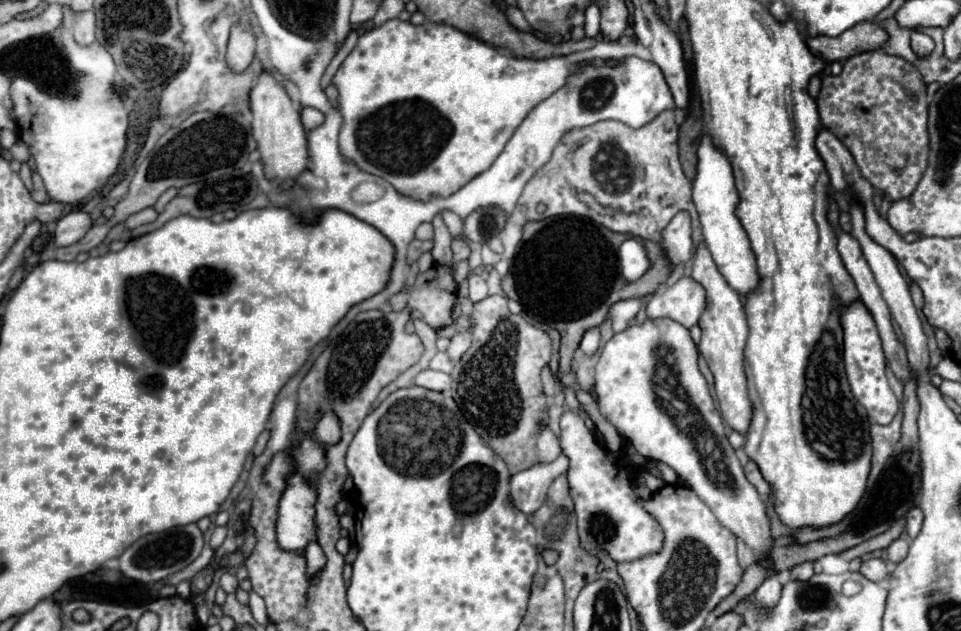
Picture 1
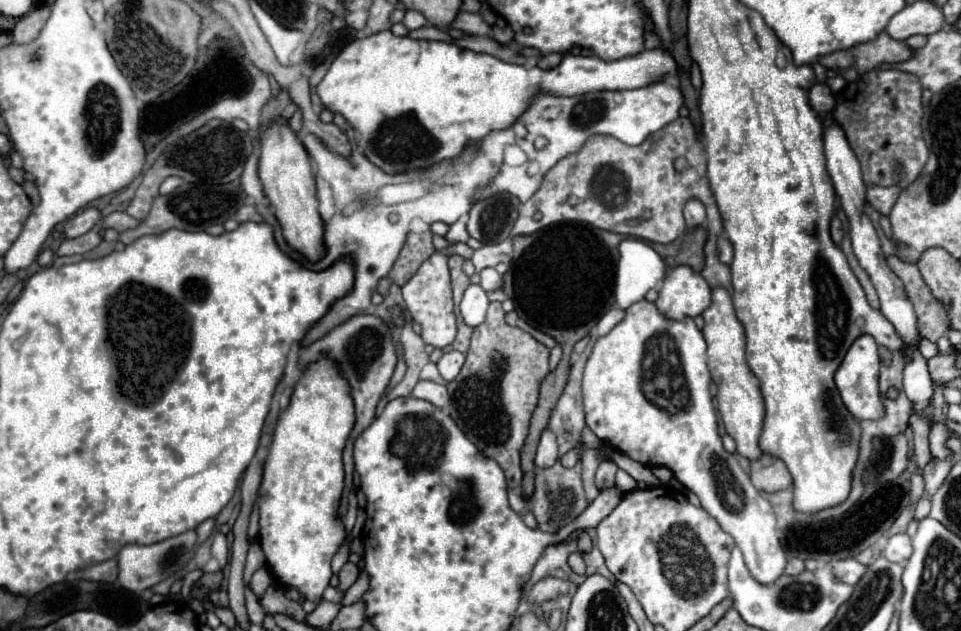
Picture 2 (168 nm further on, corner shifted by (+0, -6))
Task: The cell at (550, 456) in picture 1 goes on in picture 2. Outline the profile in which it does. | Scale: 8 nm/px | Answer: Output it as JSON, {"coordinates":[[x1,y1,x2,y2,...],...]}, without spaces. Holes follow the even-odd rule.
{"coordinates":[[546,428,542,432,542,438,540,438,540,444,536,450,536,466,538,468,550,468,556,464,556,460,558,460,556,434,550,428]]}

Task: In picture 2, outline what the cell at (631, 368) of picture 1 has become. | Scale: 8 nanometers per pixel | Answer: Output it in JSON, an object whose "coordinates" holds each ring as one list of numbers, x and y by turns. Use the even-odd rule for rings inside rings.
{"coordinates":[[642,300,642,302,636,302,634,306,630,306,626,310,626,316,620,324,616,324,606,336,598,338,594,348,592,348,592,354,586,362,586,370,584,370,584,384,582,384,582,396,584,396,584,410,586,410,586,424,590,426,590,430,608,446,616,448,618,452,630,456,632,460,644,464,644,466,666,466,674,472,674,476,688,488,692,490,698,498,700,498,700,504,702,508,718,520,718,524,722,526,722,530,726,534,730,534,736,542,736,546,742,550,744,554,744,560,746,560,746,566,748,570,752,572,752,576,762,582,762,584,772,584,776,582,776,578,780,578,780,574,784,572,784,566,786,566,786,552,776,536,776,516,774,516,774,510,770,506,770,502,752,486,750,482,750,476,740,468,738,460,734,454,726,452,724,446,722,446,722,438,718,434,718,420,716,420,716,412,714,412,714,404,712,404,712,396,710,396,710,370,708,370,708,364,706,364,706,340,704,340,704,334,702,330,696,328,694,320,692,318,684,318,684,320,670,320,666,318,664,314,660,314,660,310,656,308,654,302,648,302,648,300]]}

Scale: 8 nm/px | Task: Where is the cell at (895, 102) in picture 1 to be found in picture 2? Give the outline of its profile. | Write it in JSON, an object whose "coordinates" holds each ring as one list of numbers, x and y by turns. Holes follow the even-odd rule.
{"coordinates":[[872,70,872,72,868,72,858,82,848,84,846,90,842,90,838,94,838,106,830,114,826,124,834,122,834,120,844,128,846,138,860,160,862,176,864,176,866,184,894,186,900,182,900,186,904,188,916,180,916,174,920,174,920,170,924,168,924,162,928,160,928,146,922,138,922,124,920,124,922,122,922,86,914,74,906,74,906,72,898,72,898,70],[896,162,900,162,904,166,902,176,898,176,894,172]]}

